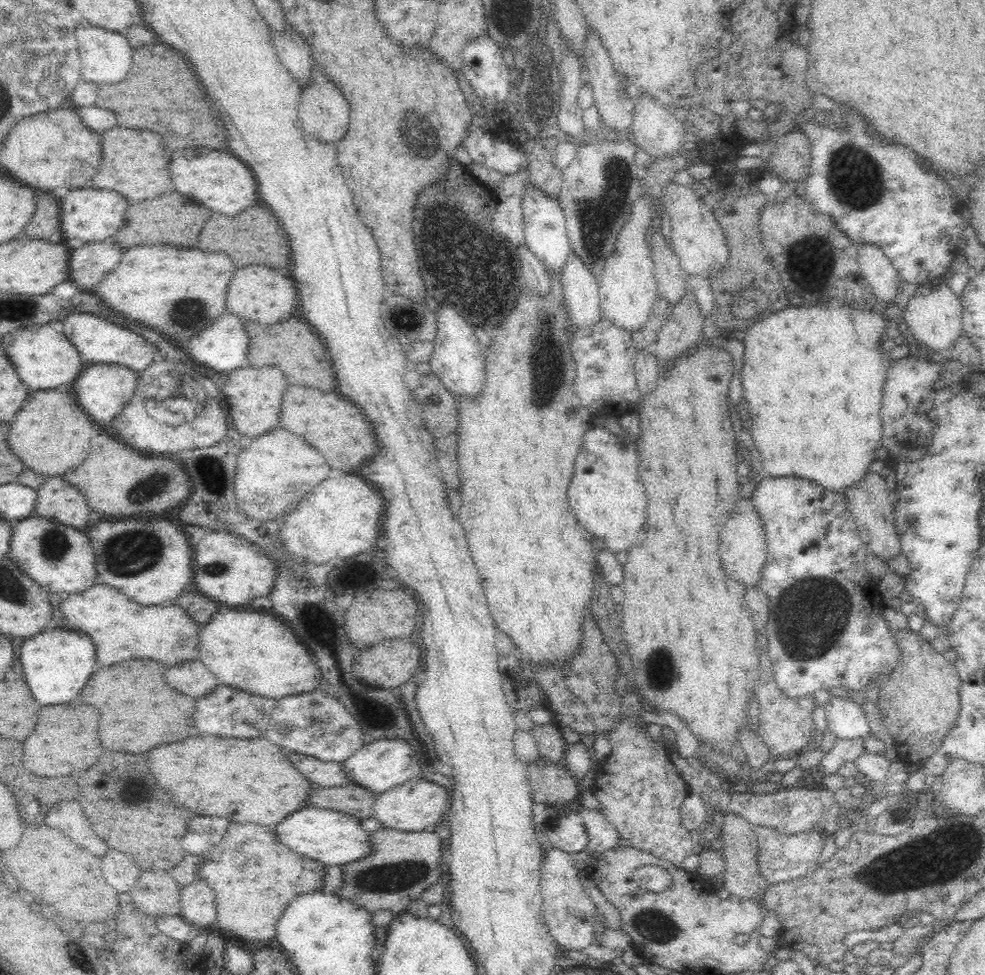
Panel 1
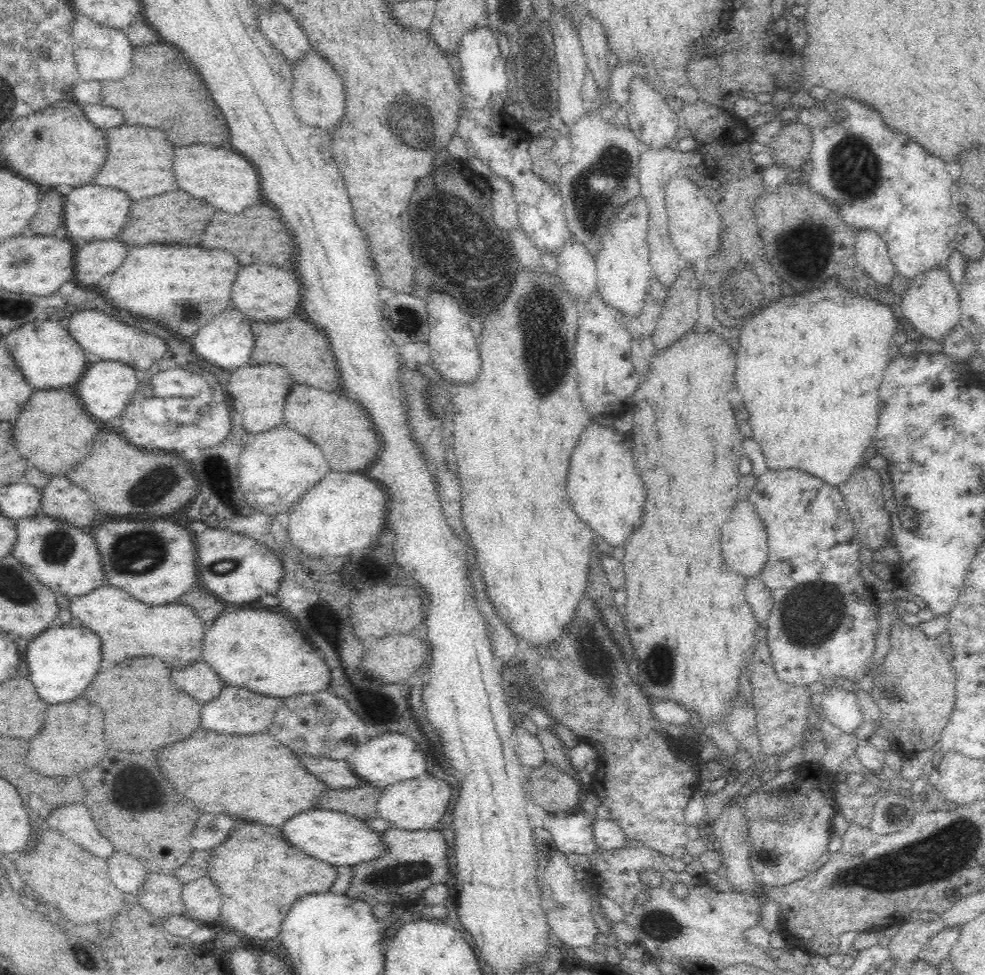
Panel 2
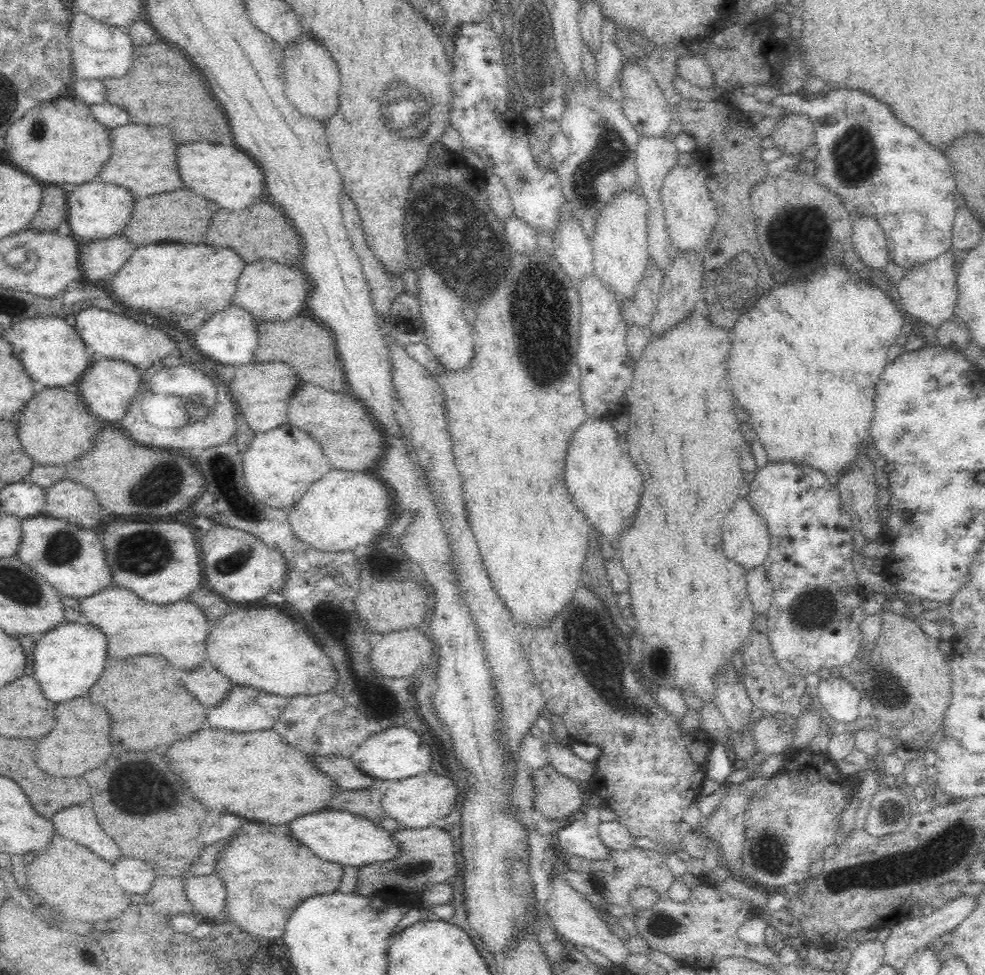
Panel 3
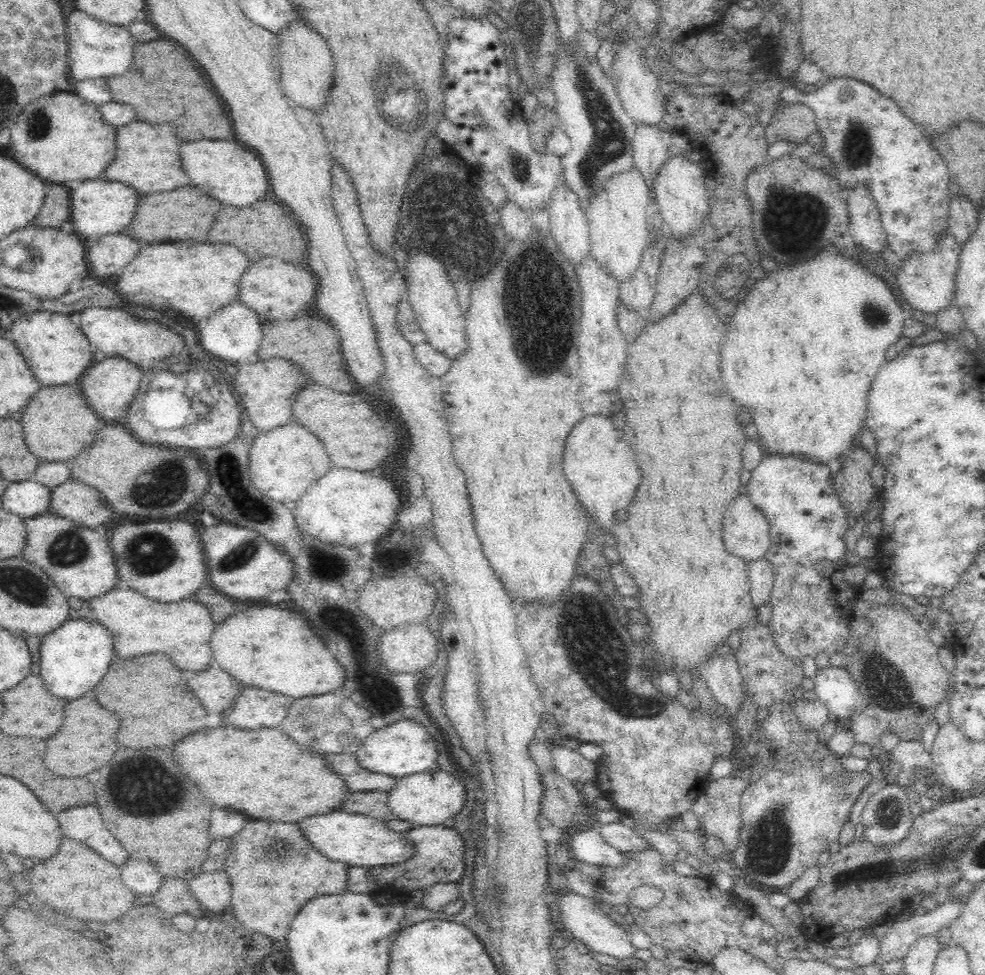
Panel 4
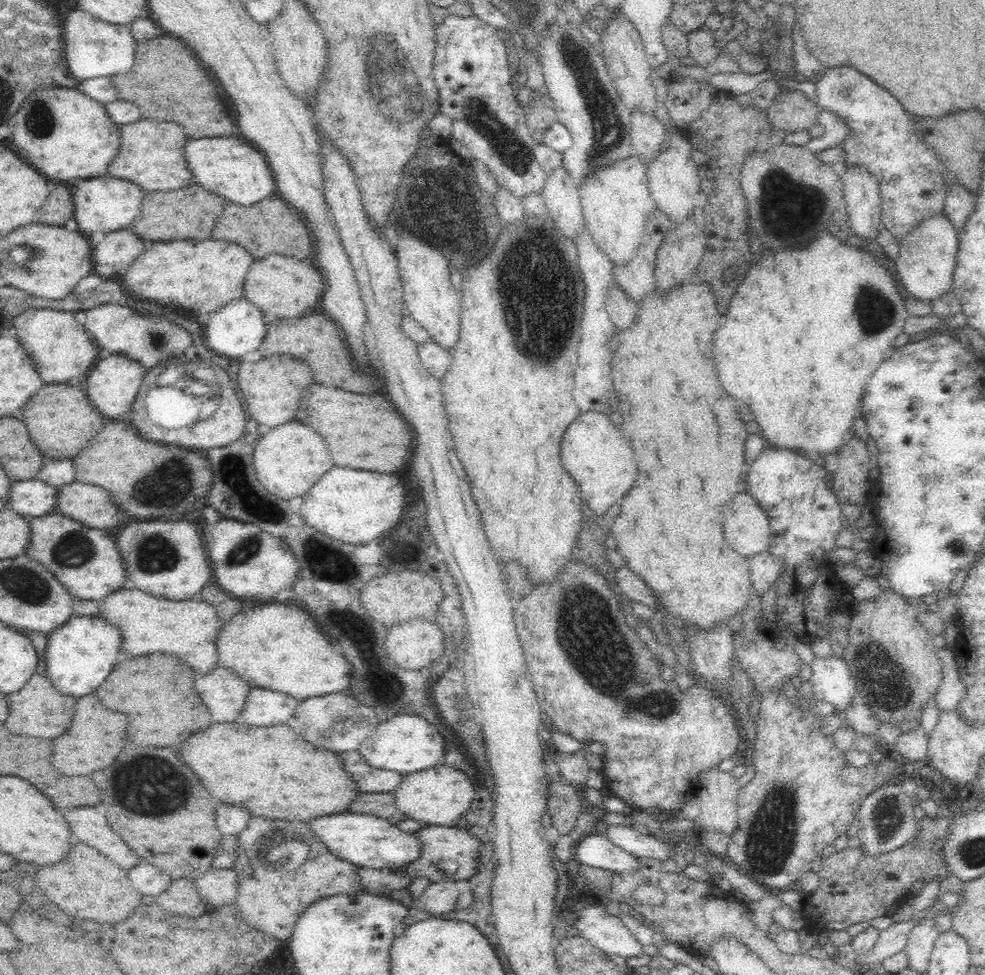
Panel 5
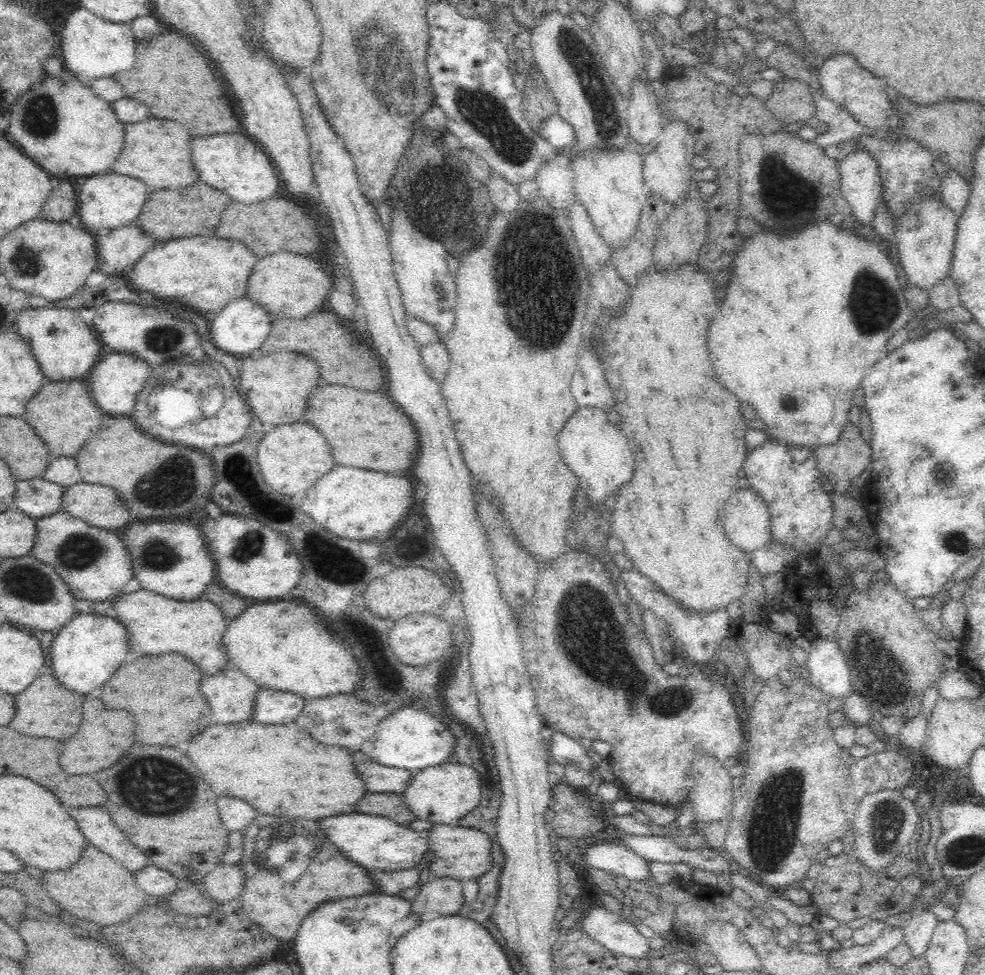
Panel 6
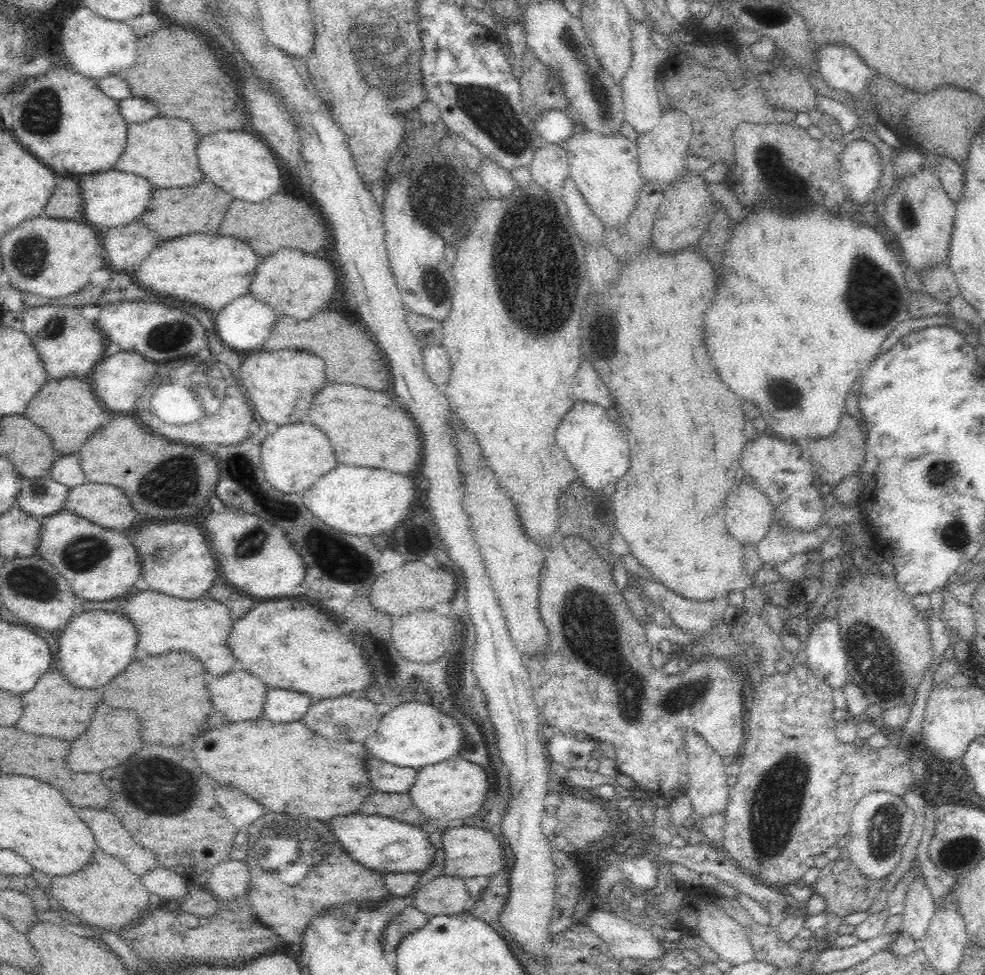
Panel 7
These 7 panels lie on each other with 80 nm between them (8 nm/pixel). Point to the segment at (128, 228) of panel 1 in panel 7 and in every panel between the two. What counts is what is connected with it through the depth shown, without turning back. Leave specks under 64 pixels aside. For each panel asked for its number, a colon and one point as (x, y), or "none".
2: (175, 218)
3: (181, 216)
4: (184, 213)
5: (191, 212)
6: (196, 209)
7: (172, 212)

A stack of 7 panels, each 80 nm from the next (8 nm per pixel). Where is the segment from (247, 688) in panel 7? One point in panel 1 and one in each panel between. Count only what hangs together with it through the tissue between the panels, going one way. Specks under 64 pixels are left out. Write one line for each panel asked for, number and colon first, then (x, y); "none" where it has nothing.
1: (191, 677)
2: (197, 679)
3: (208, 685)
4: (216, 690)
5: (224, 693)
6: (230, 693)

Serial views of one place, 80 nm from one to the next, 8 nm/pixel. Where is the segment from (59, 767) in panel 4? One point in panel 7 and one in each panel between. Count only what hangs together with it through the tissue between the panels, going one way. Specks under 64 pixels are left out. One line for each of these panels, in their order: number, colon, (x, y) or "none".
5: (95, 738)
6: (104, 735)
7: (113, 737)

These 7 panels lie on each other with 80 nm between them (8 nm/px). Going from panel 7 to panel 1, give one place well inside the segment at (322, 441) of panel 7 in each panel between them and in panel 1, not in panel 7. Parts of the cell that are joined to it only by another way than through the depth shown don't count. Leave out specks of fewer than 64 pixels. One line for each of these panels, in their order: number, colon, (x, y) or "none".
1: (278, 468)
2: (276, 468)
3: (279, 466)
4: (283, 463)
5: (290, 458)
6: (292, 457)

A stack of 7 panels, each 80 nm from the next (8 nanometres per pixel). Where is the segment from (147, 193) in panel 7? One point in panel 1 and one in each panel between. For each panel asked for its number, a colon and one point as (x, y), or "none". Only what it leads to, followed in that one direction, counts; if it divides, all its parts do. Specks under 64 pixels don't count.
1: (88, 216)
2: (91, 213)
3: (96, 210)
4: (100, 207)
5: (105, 204)
6: (109, 201)

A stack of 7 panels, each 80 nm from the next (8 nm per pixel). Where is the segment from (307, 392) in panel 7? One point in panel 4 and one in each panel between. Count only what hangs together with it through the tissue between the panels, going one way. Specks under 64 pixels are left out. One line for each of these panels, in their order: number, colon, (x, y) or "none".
4: (265, 389)
5: (270, 389)
6: (276, 387)

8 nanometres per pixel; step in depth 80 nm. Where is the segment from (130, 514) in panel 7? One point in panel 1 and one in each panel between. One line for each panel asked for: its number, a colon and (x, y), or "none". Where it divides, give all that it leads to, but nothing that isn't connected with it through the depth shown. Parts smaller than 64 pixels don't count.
1: (56, 500)
2: (61, 500)
3: (72, 501)
4: (73, 500)
5: (91, 505)
6: (99, 506)

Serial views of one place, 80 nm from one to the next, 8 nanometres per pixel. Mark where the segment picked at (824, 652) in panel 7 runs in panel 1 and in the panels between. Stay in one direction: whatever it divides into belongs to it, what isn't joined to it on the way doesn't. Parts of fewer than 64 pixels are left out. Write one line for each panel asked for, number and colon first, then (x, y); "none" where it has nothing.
1: (845, 718)
2: (840, 707)
3: (837, 696)
4: (834, 688)
5: (831, 680)
6: (828, 667)

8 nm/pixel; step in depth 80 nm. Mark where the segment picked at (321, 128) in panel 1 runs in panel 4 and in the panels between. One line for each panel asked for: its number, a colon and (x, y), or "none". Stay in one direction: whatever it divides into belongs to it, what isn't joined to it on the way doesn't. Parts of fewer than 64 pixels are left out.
2: (317, 95)
3: (312, 82)
4: (307, 67)

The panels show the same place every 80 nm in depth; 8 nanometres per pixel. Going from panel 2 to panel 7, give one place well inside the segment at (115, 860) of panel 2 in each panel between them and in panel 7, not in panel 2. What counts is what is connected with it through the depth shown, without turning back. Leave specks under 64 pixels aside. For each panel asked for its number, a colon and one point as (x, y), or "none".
3: (134, 876)
4: (141, 877)
5: (148, 880)
6: (155, 882)
7: (165, 883)

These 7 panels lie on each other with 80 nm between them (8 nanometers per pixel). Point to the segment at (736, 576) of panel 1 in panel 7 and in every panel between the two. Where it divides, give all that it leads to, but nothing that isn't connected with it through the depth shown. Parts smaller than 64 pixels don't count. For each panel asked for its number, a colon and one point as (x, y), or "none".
2: (744, 539)
3: (745, 536)
4: (746, 531)
5: (746, 527)
6: (748, 525)
7: (749, 516)

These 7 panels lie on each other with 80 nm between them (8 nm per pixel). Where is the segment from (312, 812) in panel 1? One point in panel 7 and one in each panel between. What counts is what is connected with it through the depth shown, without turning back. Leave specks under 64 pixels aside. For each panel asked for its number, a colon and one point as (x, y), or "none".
2: (336, 838)
3: (340, 837)
4: (349, 838)
5: (367, 841)
6: (374, 842)
7: (377, 842)

